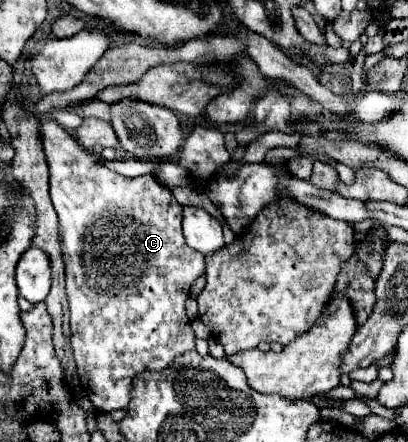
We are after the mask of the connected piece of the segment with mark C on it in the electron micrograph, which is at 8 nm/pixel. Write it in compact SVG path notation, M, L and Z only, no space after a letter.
M44 121L40 133L50 167L50 199L58 213L66 265L73 357L85 395L98 411L110 413L128 407L134 375L166 369L176 355L194 349L196 337L186 317L184 301L190 285L204 275L204 255L186 245L180 227L182 207L152 173L130 179L110 171L98 155L84 151L56 121Z

